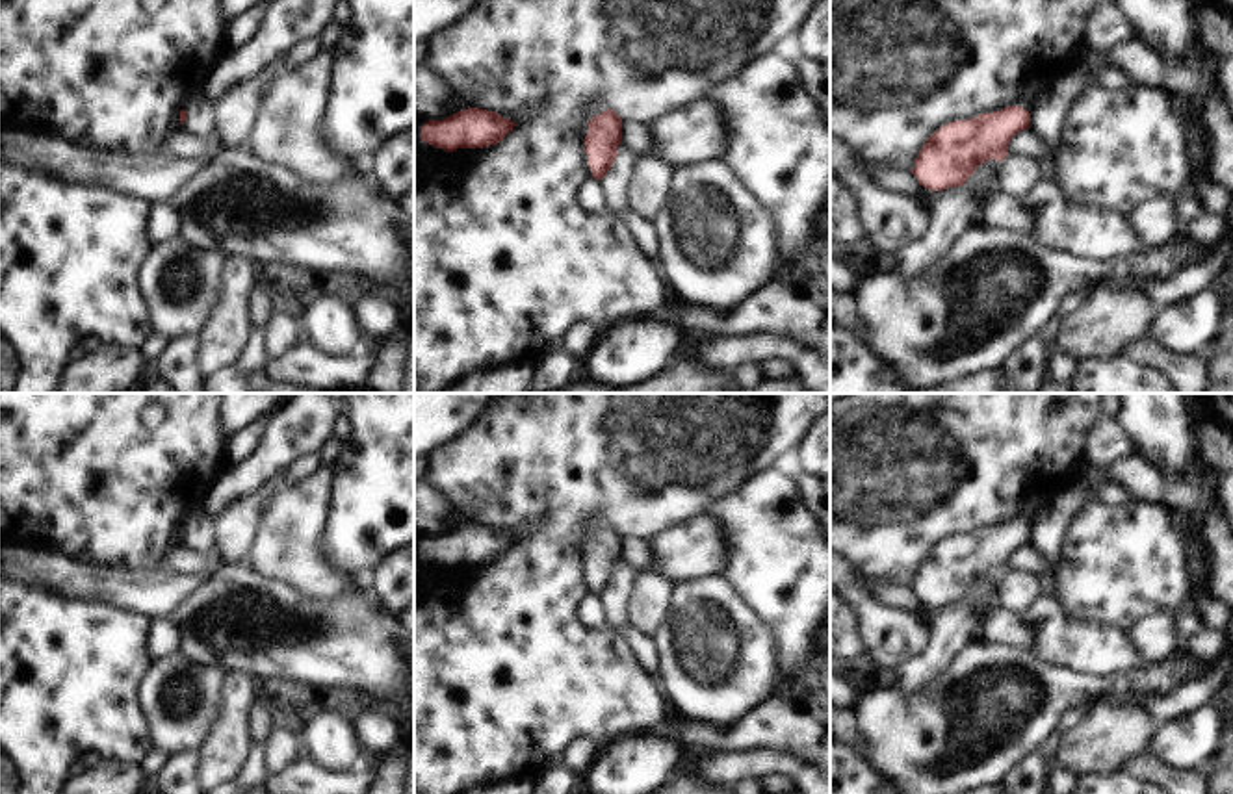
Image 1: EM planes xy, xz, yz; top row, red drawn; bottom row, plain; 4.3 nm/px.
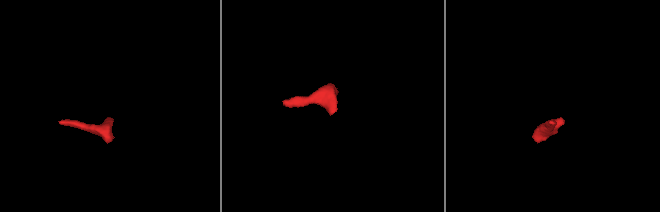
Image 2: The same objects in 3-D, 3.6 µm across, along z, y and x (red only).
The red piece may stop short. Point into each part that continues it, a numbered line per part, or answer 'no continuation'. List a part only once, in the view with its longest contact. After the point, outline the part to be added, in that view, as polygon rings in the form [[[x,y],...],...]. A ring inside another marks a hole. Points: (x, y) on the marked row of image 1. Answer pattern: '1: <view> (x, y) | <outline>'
no continuation

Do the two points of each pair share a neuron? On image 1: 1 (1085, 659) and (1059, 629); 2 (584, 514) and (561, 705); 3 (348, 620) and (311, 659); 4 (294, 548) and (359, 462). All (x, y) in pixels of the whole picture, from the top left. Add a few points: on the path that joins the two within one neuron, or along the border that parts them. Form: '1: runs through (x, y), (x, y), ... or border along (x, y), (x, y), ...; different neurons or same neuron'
1: runs through (1079, 652), (1064, 637); same neuron
2: runs through (559, 563), (559, 657); same neuron
3: runs through (340, 629), (320, 650); same neuron
4: runs through (314, 527), (359, 483); same neuron

